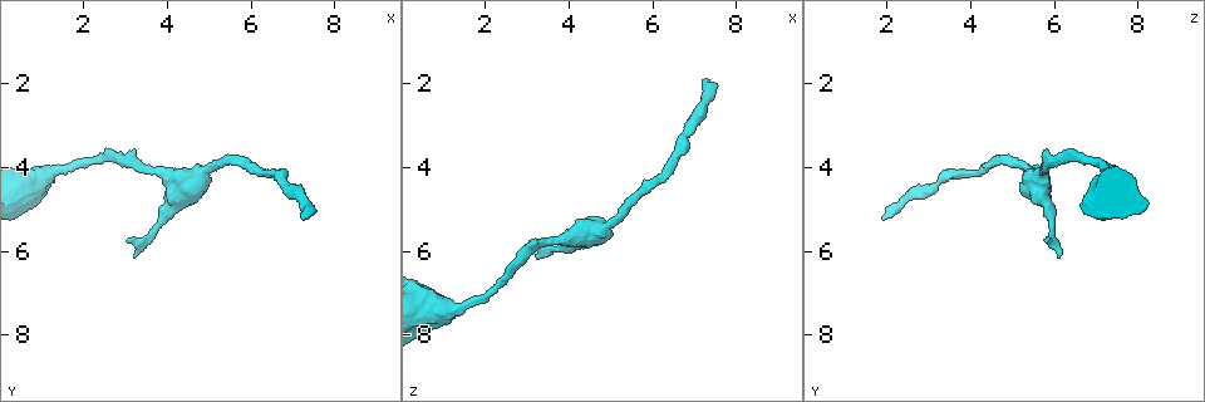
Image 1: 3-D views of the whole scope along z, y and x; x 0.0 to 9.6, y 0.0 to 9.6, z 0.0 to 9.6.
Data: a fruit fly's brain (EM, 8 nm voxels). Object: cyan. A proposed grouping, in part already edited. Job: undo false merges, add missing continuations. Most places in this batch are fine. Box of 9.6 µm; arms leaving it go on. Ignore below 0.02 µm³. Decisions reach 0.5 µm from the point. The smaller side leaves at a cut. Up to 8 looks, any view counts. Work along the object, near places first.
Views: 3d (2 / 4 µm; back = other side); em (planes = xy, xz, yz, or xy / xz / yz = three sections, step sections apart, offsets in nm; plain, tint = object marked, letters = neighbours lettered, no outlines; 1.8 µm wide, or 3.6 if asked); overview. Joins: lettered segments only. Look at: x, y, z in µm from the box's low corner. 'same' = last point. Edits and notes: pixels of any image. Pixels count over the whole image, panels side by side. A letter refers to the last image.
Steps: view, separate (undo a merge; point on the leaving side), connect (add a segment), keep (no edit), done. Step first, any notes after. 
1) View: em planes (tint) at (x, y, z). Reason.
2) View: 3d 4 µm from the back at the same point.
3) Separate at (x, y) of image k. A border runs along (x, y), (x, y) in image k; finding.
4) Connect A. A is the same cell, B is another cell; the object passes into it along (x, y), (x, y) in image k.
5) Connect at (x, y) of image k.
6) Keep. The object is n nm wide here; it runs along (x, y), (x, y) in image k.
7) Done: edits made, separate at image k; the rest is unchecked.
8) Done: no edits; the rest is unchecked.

View: 3d 4 µm at (1.20, 4.20, 7.40). Sudden change in width.

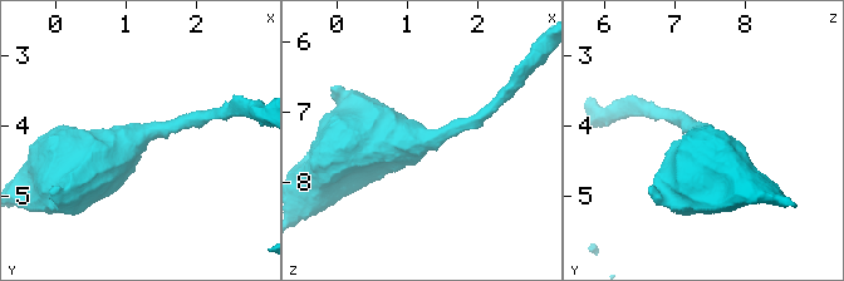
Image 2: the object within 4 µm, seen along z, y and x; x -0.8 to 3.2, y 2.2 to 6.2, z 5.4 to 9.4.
View: em 3.6 µm planes (letters) at (1.15, 4.15, 7.40). Now the EM.

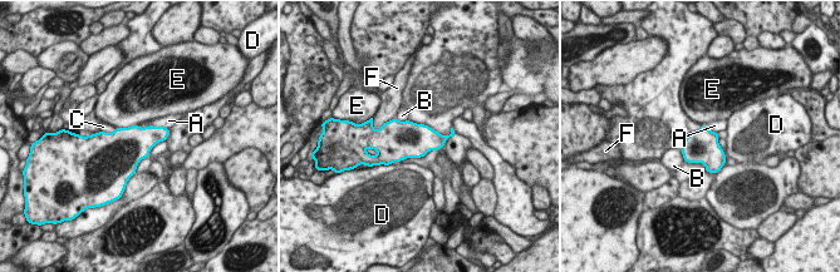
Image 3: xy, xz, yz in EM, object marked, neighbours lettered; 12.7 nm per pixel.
Keep. A, B, C, D, E and F are other cells; a border runs along (151, 124), (168, 129) in image 3; all the same cell.

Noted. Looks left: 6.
View: 3d 4 µm at (3.05, 5.80, 5.75). Branch stops here.

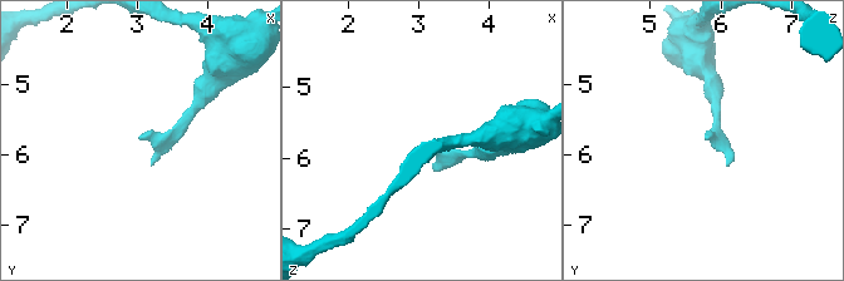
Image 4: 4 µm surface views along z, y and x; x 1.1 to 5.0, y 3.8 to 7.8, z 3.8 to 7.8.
View: em planes (letters) at (3.00, 5.75, 5.80).

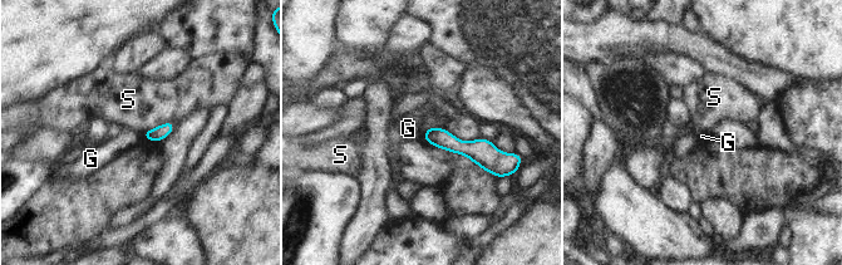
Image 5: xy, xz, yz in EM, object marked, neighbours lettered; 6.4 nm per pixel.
Keep. The longest contact is with S, 220 nm; G and S are other cells; a border runs along (142, 133), (143, 138) in image 5; none of them fits.

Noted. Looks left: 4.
View: 3d 4 µm at (4.35, 4.40, 5.55). Abrupt turn.

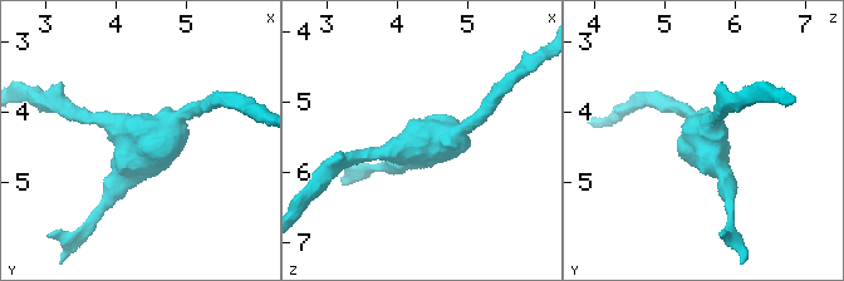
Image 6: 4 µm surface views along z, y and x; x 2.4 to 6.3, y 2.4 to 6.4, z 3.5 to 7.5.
View: em 3.6 µm planes (tint) at (4.25, 4.30, 5.60). 3 arms meet here; the arms are 200, 220, 280 nm wide.

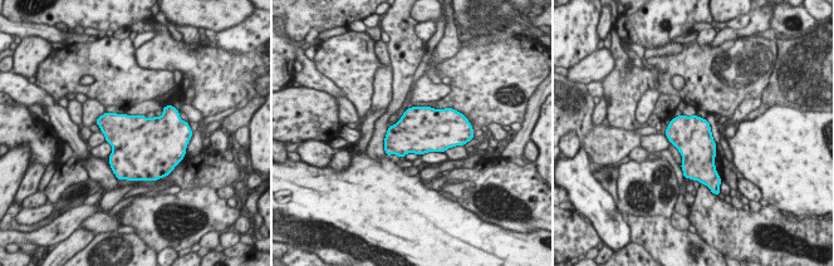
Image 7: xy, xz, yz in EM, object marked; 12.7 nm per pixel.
View: em 3.6 µm planes (letters) at the same point.

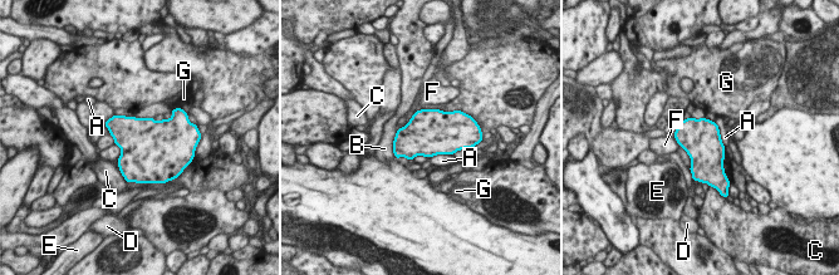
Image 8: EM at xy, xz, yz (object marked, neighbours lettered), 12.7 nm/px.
Keep. A, B, C, D, E, F and G are other cells; a border runs along (113, 143), (119, 147), (118, 157) in image 8; continuous, no second cell.

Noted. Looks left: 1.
Done: no edits; the rest is unchecked.

